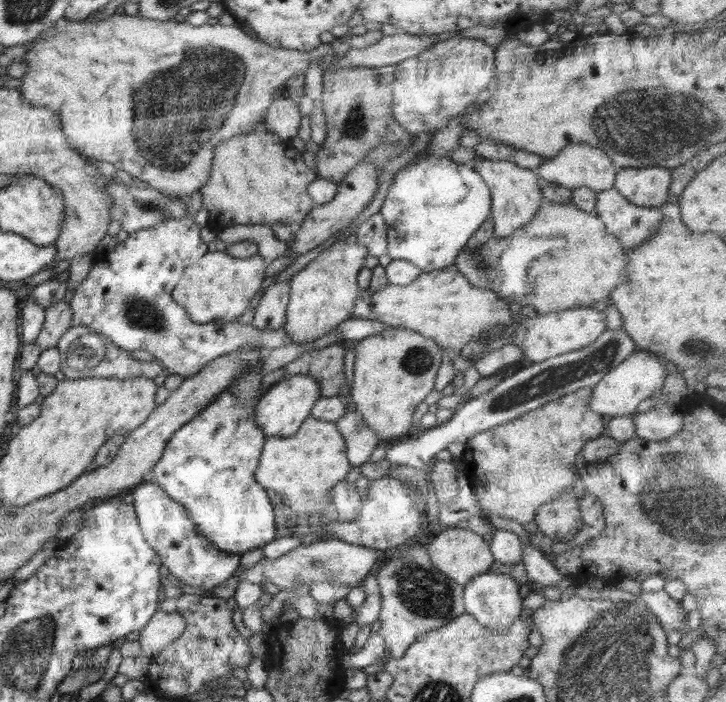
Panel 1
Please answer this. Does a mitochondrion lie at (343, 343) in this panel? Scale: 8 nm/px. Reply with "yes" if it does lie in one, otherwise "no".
no

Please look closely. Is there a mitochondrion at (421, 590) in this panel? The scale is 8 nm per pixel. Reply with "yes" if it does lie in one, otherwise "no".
yes

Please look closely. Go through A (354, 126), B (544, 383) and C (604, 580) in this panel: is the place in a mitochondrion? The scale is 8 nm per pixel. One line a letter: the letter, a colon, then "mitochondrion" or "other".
A: mitochondrion
B: mitochondrion
C: other

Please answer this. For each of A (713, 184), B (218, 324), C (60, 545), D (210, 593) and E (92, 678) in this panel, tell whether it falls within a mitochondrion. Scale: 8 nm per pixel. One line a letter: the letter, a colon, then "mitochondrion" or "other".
A: other
B: other
C: other
D: other
E: other

